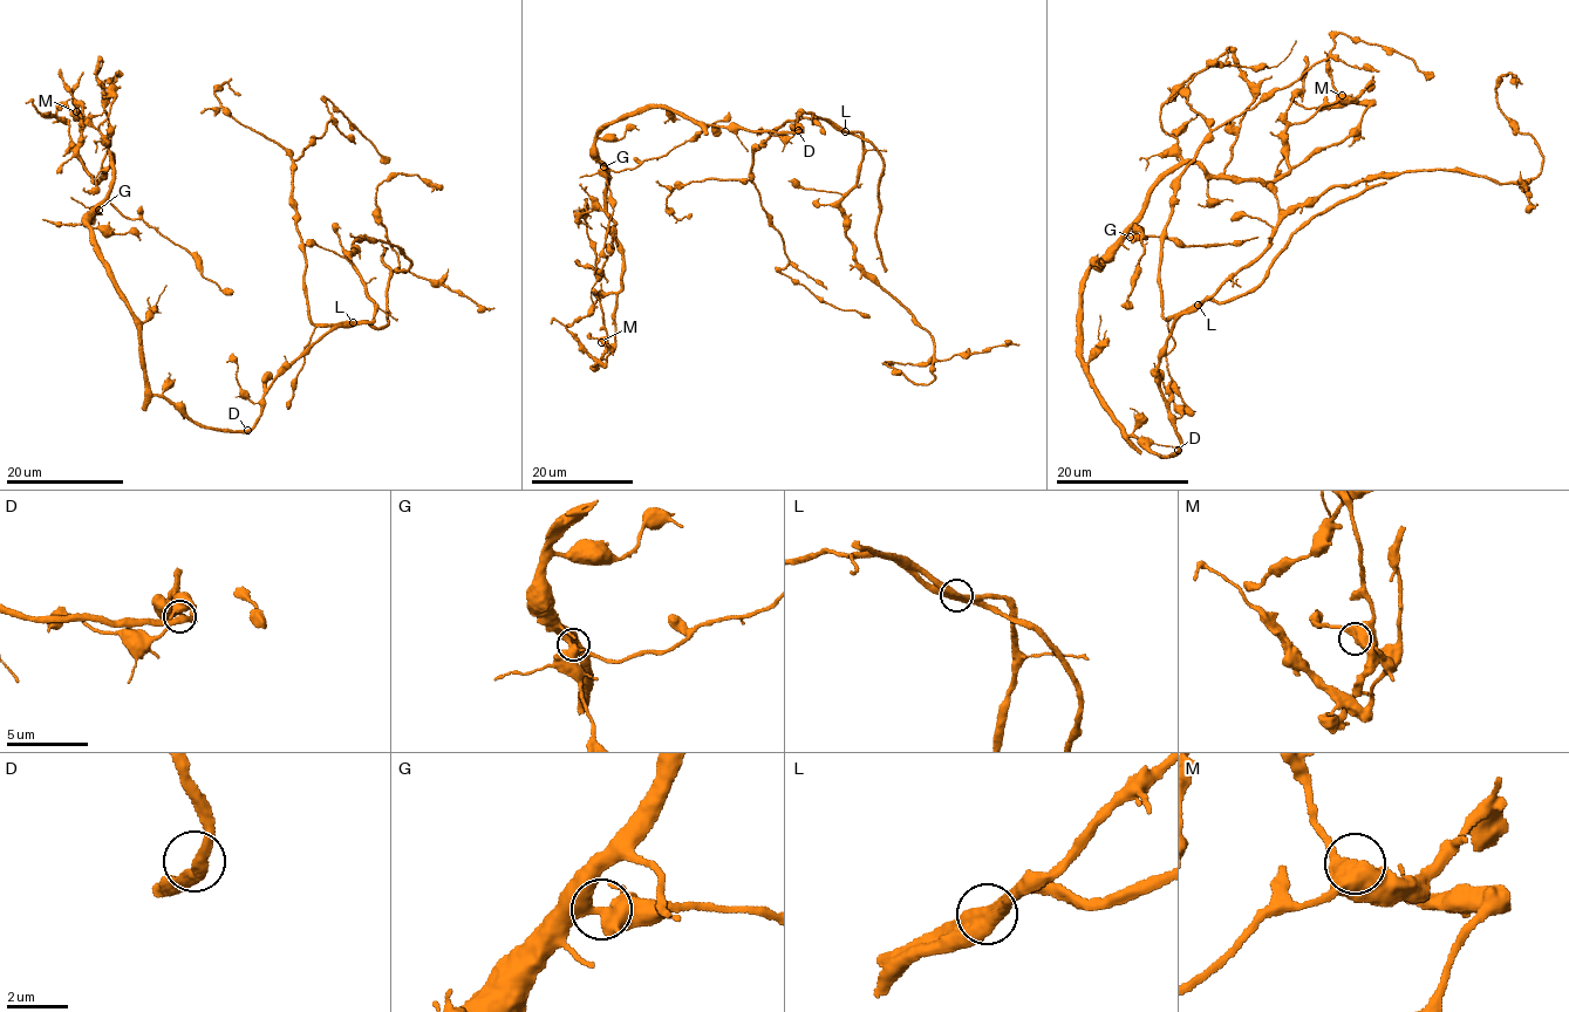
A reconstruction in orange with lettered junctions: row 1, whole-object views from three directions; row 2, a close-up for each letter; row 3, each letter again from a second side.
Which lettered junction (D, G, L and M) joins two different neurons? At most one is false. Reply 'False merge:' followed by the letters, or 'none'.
False merge: L

